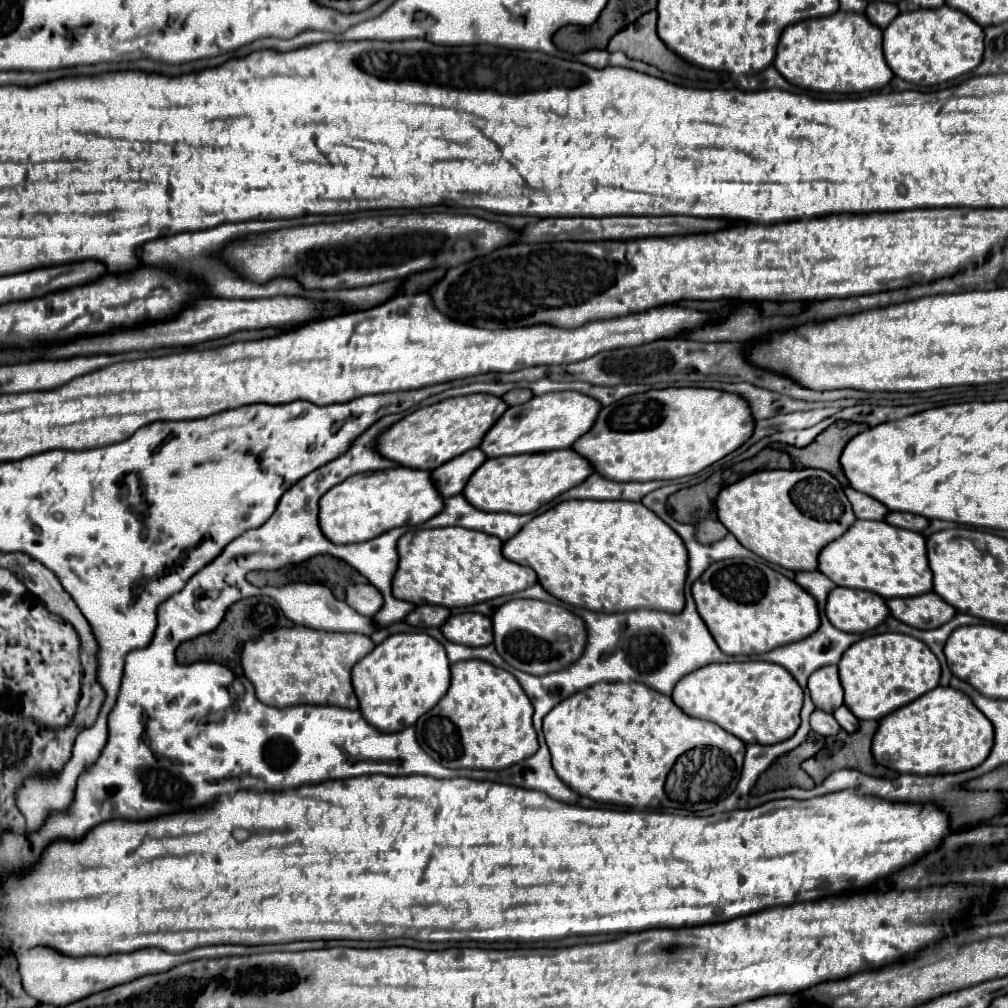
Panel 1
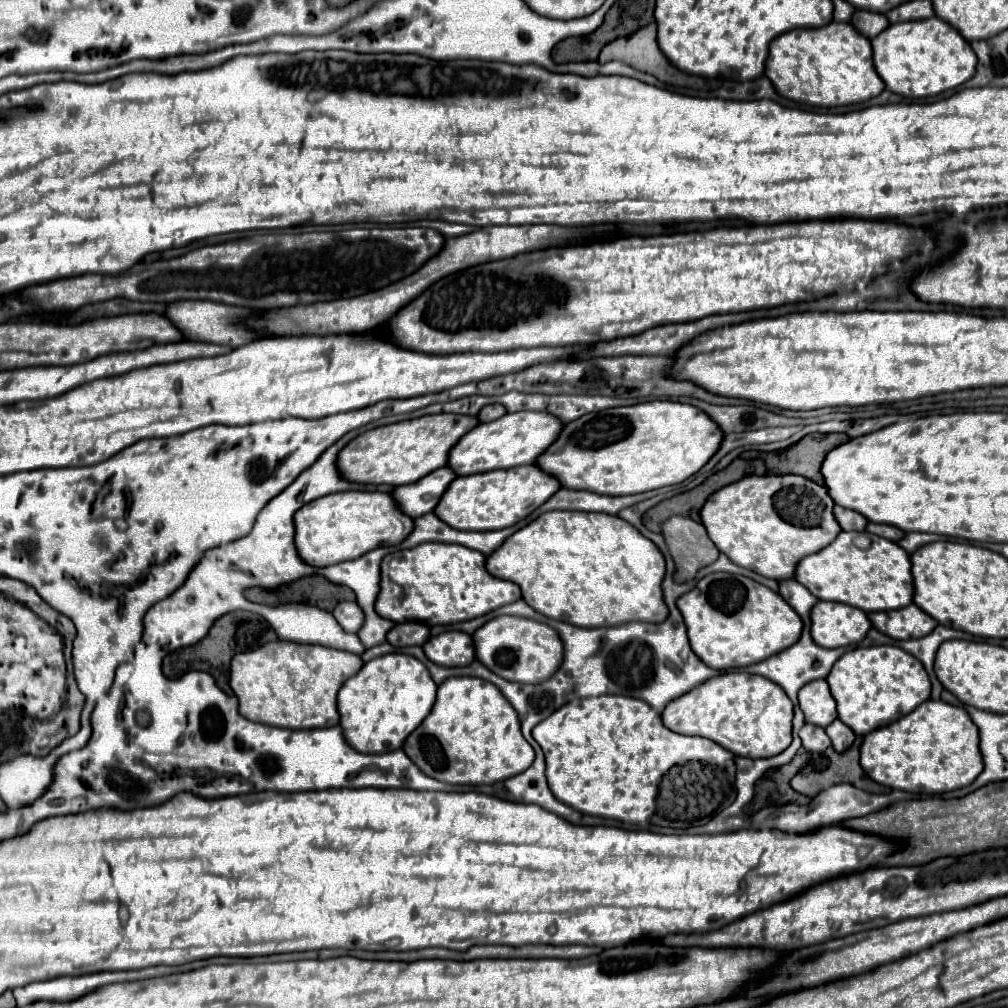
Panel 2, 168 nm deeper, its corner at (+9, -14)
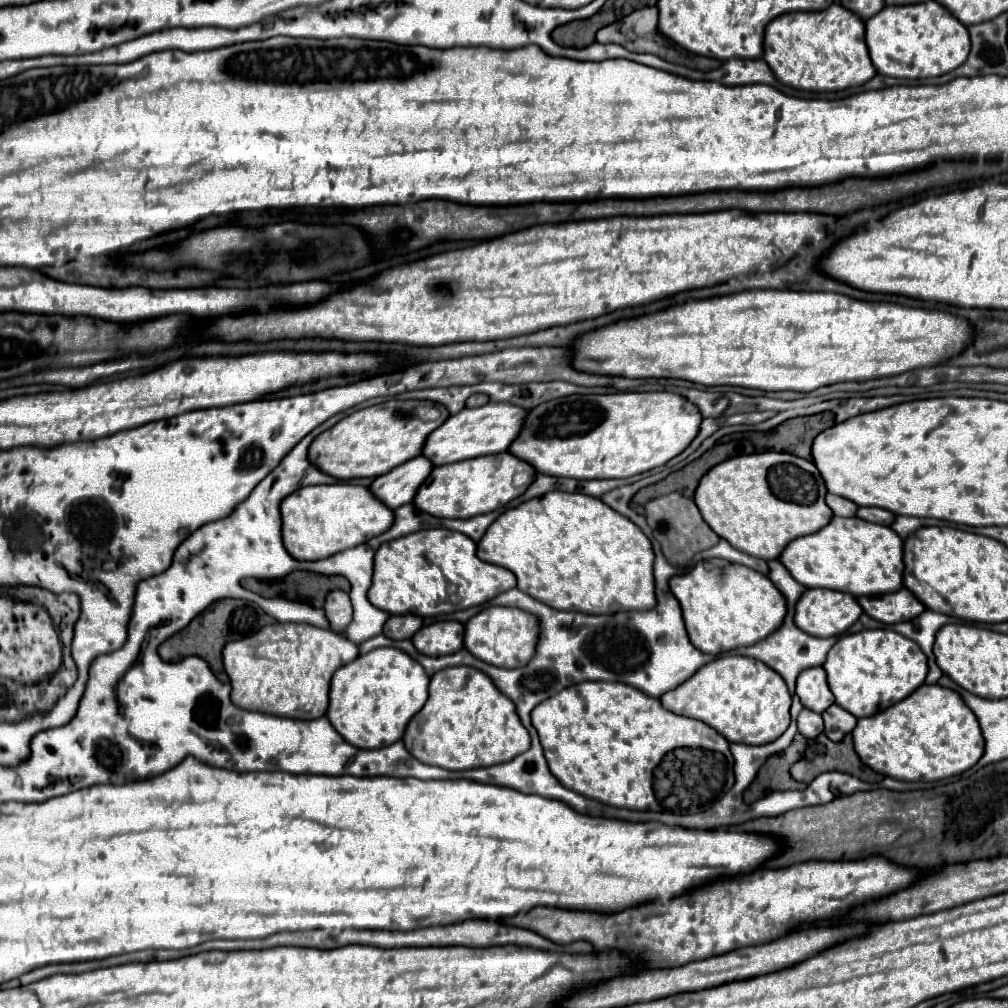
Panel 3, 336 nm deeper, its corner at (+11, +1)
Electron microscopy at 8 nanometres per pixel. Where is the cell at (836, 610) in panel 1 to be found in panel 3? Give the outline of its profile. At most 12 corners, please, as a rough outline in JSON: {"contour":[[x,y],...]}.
{"contour":[[807,589],[795,625],[845,633],[863,613],[849,593]]}

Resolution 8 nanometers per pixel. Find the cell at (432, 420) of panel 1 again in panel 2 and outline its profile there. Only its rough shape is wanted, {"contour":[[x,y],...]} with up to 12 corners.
{"contour":[[477,416],[367,430],[339,452],[351,482],[421,480],[447,466]]}

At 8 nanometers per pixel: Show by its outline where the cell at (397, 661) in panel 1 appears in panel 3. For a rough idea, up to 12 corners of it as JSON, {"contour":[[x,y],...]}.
{"contour":[[381,647],[335,671],[327,719],[357,749],[403,737],[429,677]]}

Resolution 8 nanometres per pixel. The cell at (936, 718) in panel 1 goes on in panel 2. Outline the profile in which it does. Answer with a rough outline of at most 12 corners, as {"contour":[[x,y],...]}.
{"contour":[[927,700],[873,730],[861,768],[917,794],[983,770],[963,708]]}

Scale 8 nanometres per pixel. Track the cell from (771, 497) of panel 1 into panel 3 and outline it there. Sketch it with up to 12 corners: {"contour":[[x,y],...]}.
{"contour":[[791,453],[725,459],[695,505],[735,549],[777,559],[833,511]]}

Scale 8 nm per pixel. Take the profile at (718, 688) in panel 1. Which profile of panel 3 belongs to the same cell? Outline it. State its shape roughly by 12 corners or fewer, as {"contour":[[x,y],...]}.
{"contour":[[729,655],[659,697],[729,743],[789,727],[791,695],[763,661]]}

